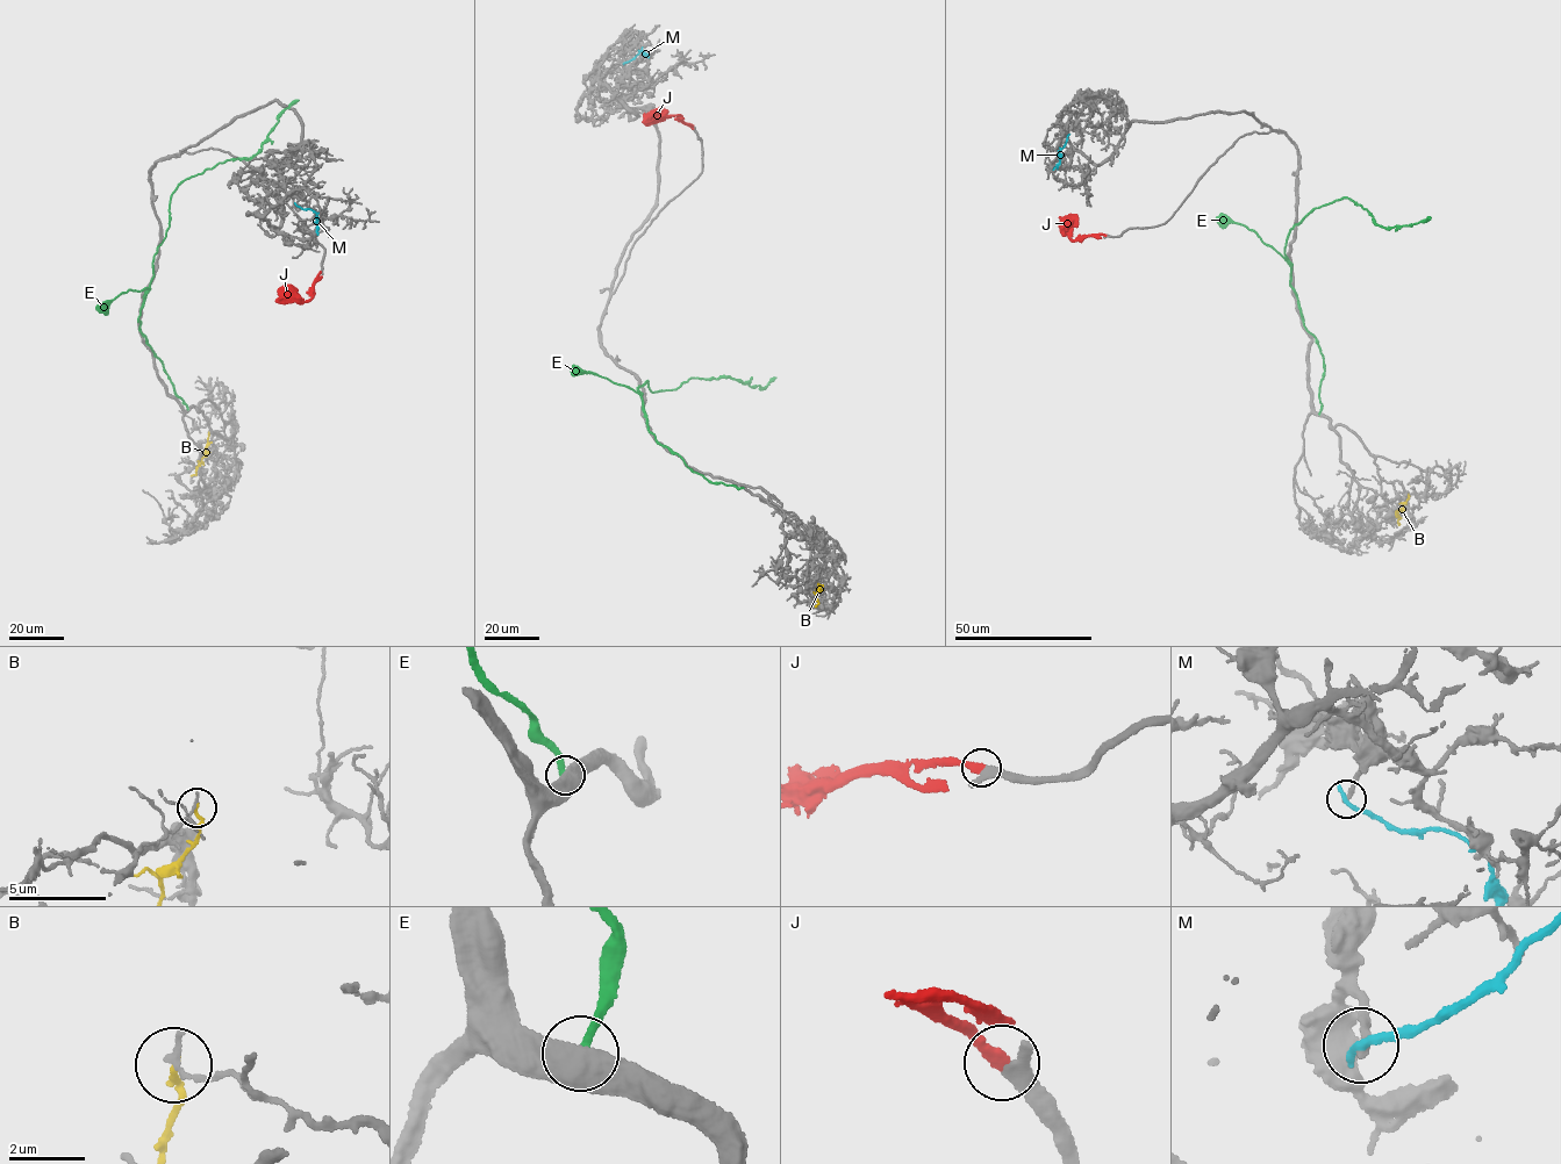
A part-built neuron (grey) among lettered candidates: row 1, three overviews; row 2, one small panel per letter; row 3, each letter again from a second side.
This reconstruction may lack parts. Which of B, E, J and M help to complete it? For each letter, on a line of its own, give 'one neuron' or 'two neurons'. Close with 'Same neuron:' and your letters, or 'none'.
B: two neurons
E: two neurons
J: one neuron
M: two neurons
Same neuron: J

